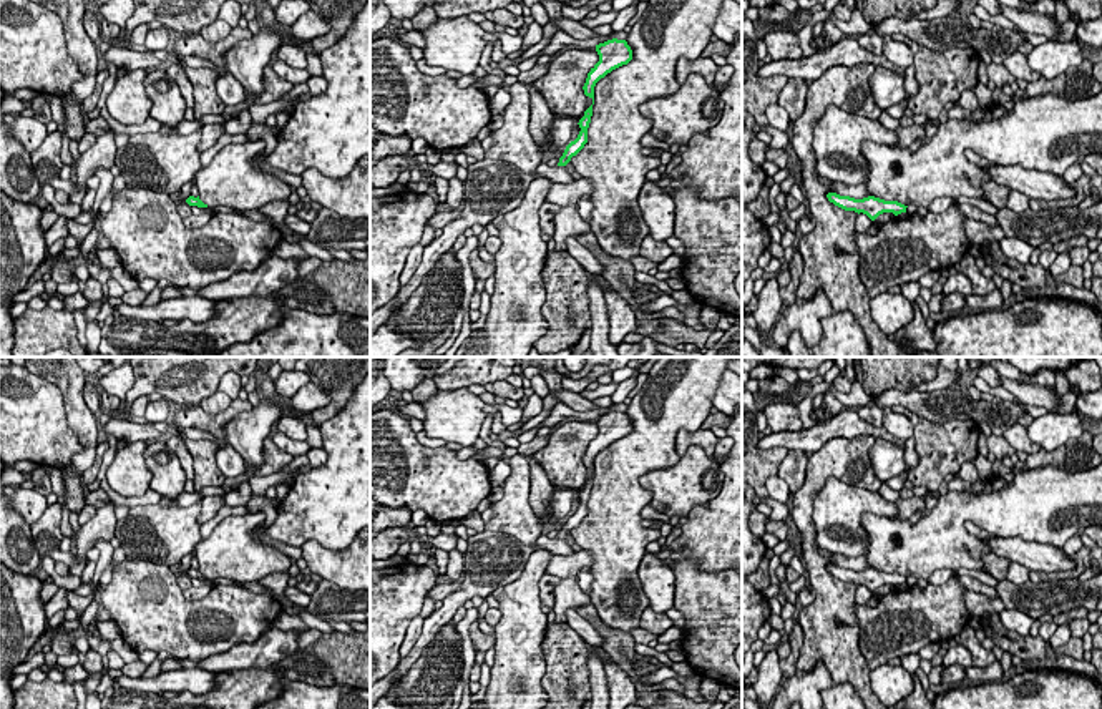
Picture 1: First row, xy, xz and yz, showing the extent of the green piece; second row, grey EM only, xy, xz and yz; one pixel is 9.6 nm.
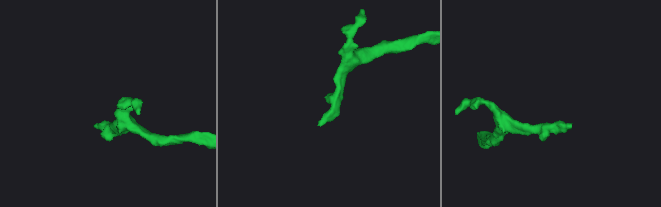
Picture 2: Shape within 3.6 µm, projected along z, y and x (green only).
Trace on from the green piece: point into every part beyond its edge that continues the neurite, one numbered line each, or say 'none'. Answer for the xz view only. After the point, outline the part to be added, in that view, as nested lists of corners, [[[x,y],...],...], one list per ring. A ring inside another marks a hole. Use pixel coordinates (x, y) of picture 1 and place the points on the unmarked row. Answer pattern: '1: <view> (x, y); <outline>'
none

